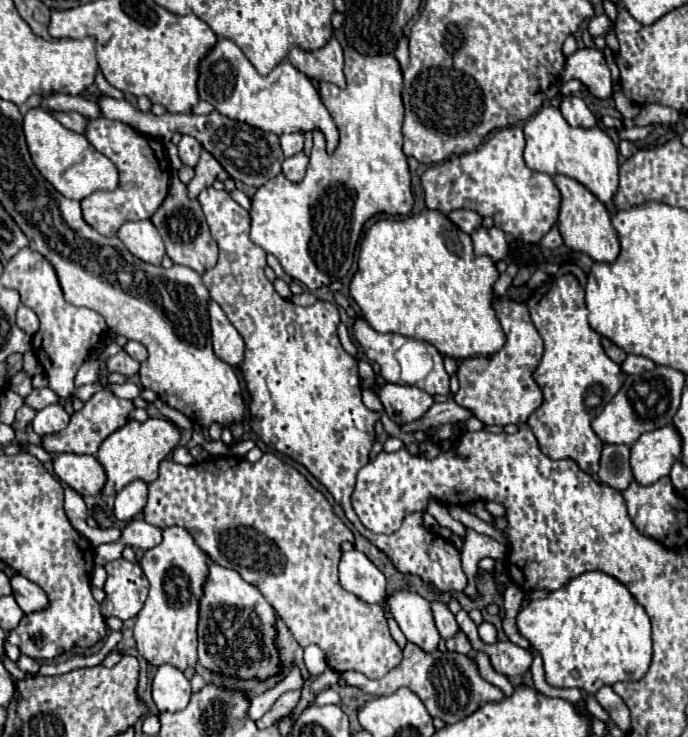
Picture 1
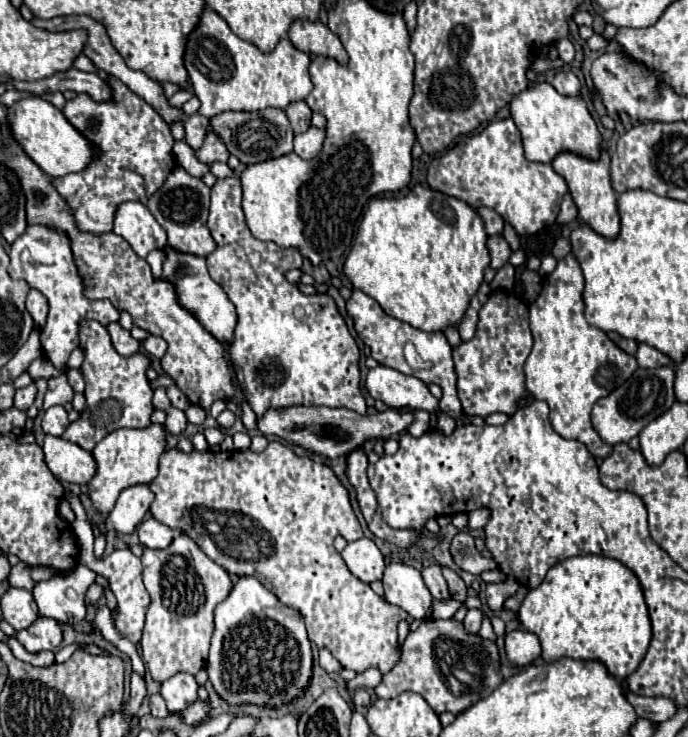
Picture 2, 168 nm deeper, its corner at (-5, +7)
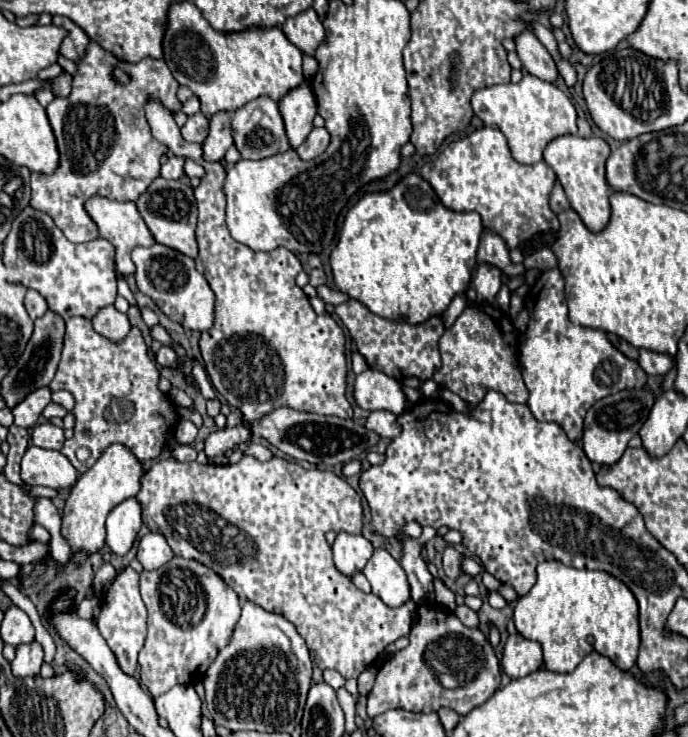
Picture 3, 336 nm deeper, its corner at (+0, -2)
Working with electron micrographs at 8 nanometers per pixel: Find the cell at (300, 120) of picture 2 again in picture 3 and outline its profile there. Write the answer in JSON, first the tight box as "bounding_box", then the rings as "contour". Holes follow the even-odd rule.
{"bounding_box":[279,81,317,149],"contour":[[[303,81],[299,87],[291,89],[279,101],[279,107],[285,121],[289,143],[293,149],[297,149],[313,129],[313,117],[317,115],[317,103],[311,83]]]}

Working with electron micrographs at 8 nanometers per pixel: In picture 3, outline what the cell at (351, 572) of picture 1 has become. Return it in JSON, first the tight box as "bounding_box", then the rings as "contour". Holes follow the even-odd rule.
{"bounding_box":[333,531,373,577],"contour":[[[345,531],[337,533],[333,543],[333,561],[343,575],[351,577],[355,571],[361,571],[371,553],[373,545],[363,535],[351,535]]]}

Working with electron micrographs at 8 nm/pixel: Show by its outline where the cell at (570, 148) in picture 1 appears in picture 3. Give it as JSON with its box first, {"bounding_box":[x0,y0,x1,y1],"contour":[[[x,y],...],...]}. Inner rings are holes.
{"bounding_box":[471,73,577,165],"contour":[[[525,73],[519,83],[503,83],[477,89],[471,97],[471,107],[487,127],[495,127],[507,137],[515,161],[525,165],[541,161],[543,149],[551,139],[563,133],[577,133],[577,111],[571,99],[553,83],[541,81],[529,73]]]}

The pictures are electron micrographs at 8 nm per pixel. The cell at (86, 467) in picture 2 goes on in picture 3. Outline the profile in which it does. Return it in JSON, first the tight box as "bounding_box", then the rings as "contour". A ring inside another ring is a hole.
{"bounding_box":[21,445,77,491],"contour":[[[31,445],[21,459],[21,479],[27,485],[43,485],[59,491],[77,481],[77,471],[63,453]]]}

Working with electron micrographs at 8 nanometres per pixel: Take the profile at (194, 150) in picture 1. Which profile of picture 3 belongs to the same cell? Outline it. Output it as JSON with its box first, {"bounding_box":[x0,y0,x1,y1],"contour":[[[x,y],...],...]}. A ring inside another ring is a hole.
{"bounding_box":[181,113,209,143],"contour":[[[195,113],[181,127],[181,133],[183,133],[185,141],[203,143],[207,139],[207,133],[209,133],[209,119],[203,113]]]}

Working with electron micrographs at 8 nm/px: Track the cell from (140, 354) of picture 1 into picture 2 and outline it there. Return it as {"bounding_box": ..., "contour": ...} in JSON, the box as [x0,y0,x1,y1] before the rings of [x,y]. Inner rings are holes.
{"bounding_box":[142,336,166,358],"contour":[[[148,336],[144,342],[142,342],[144,350],[156,358],[162,358],[162,354],[166,352],[166,342],[160,338],[160,336]]]}

